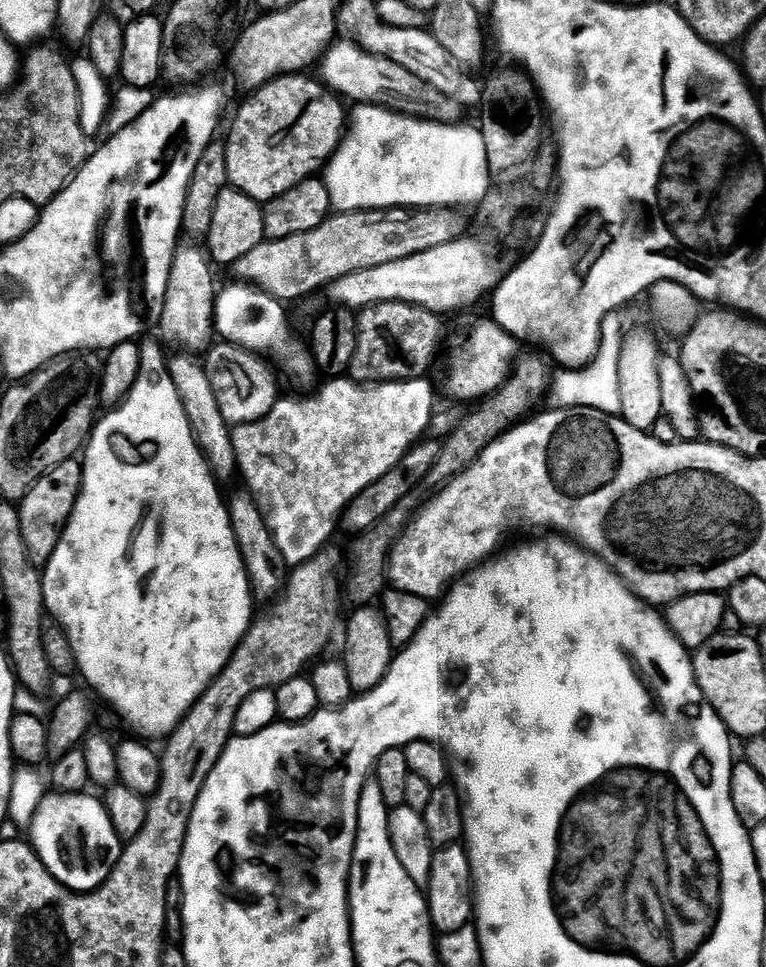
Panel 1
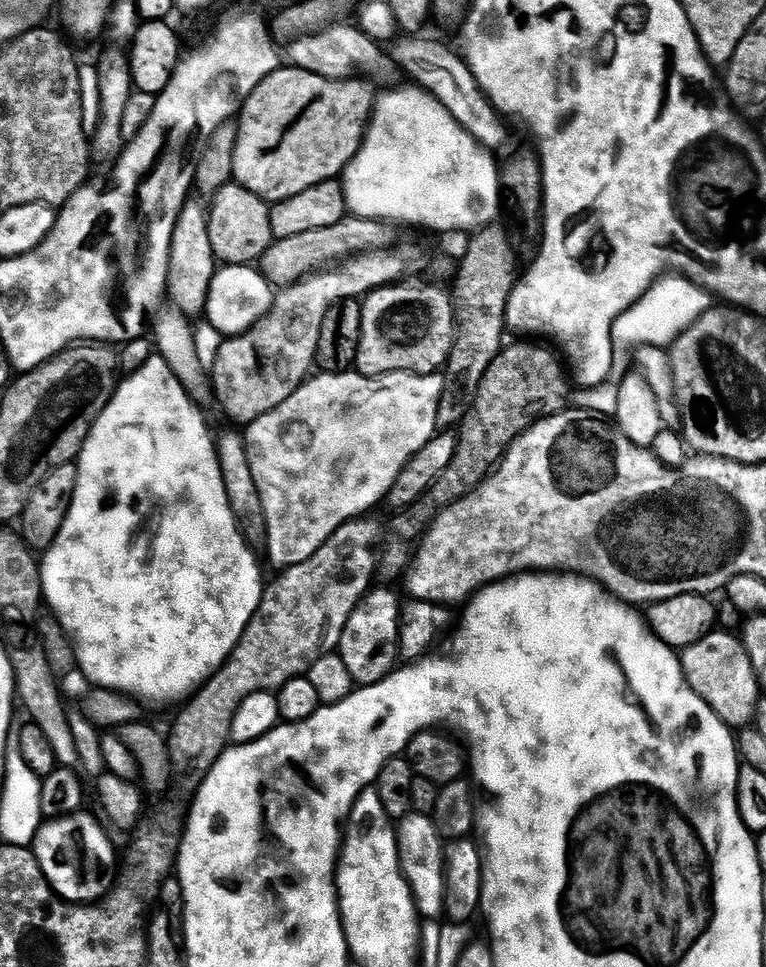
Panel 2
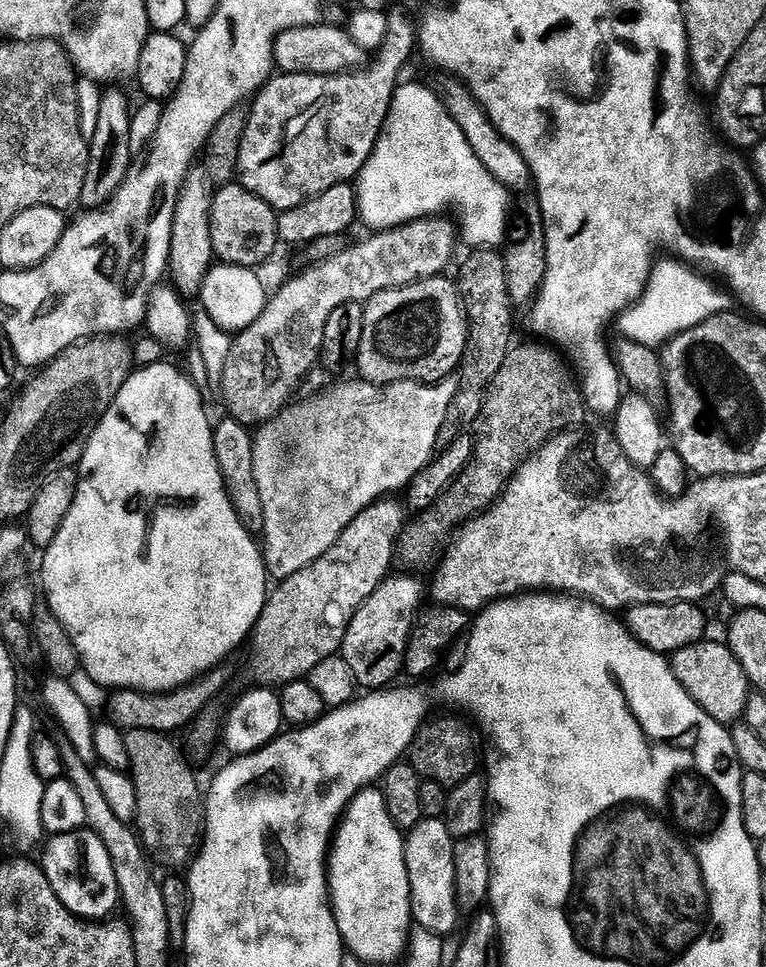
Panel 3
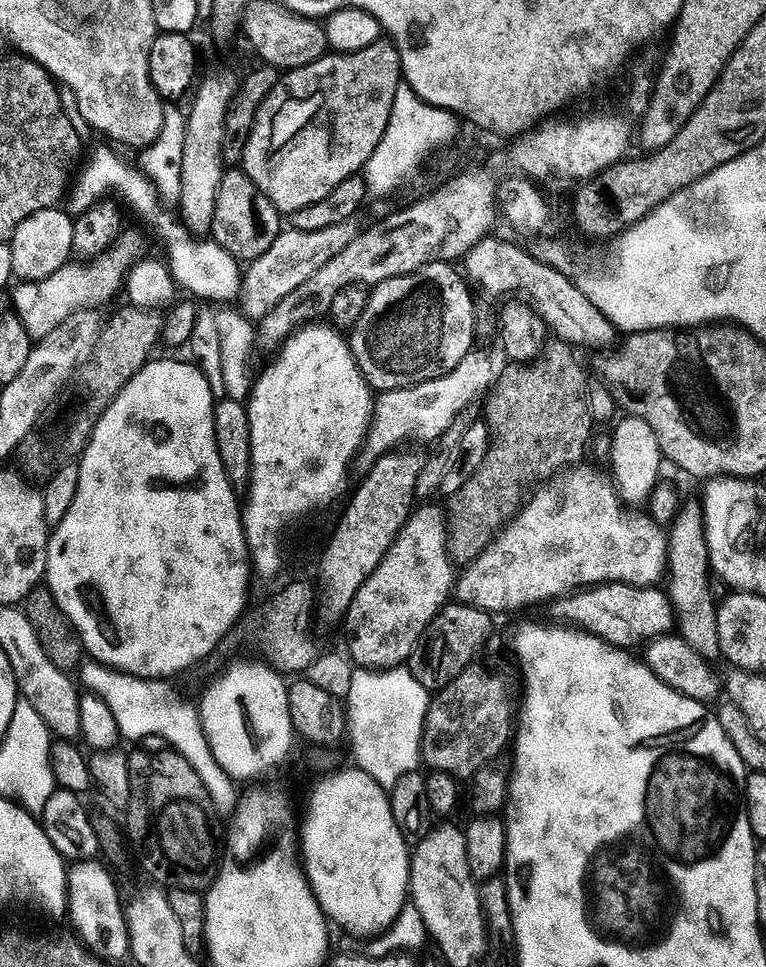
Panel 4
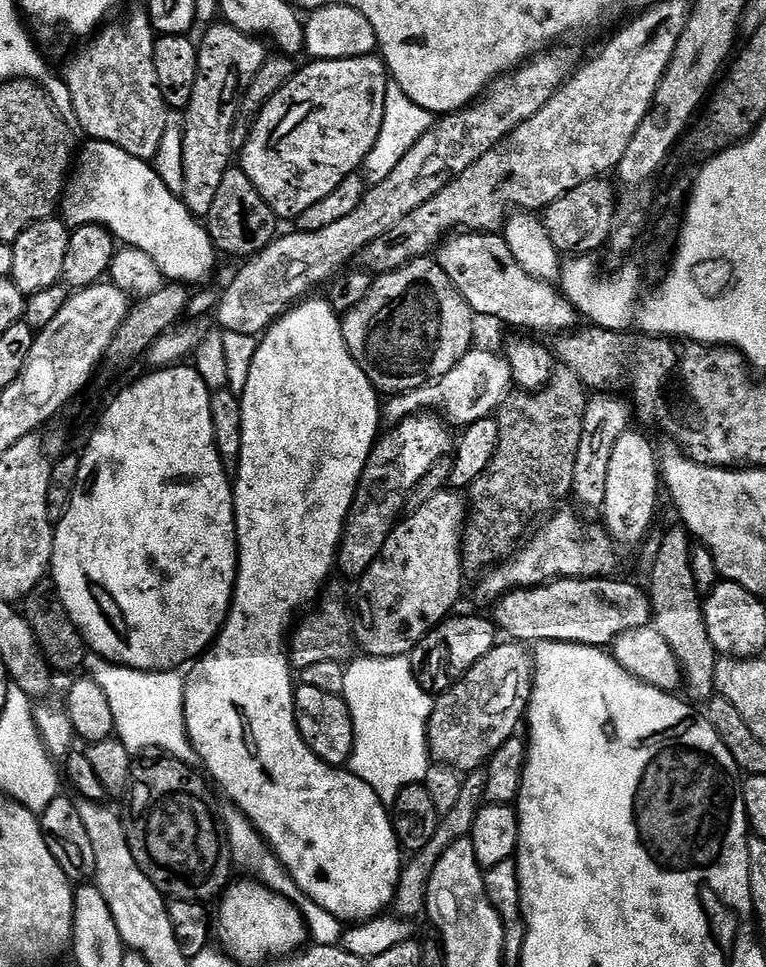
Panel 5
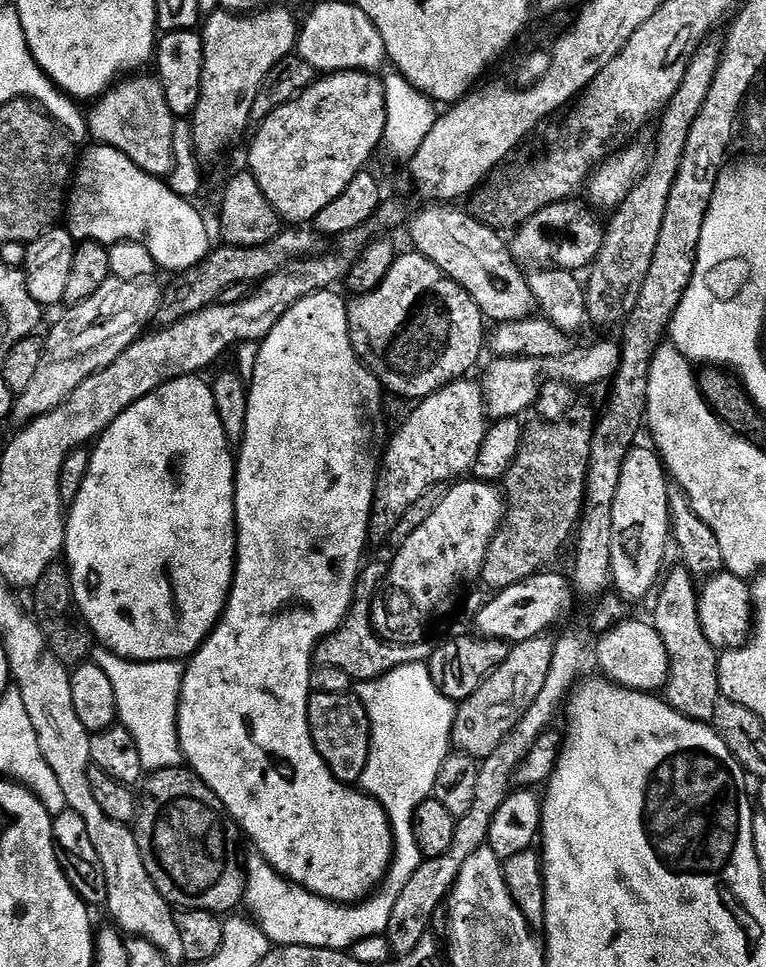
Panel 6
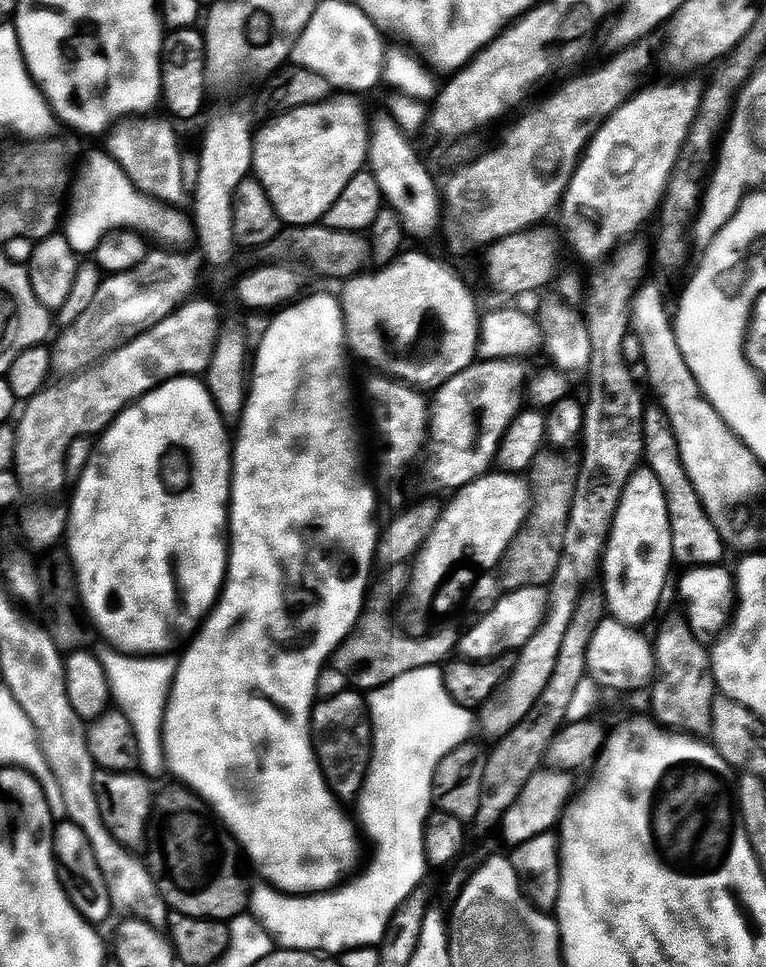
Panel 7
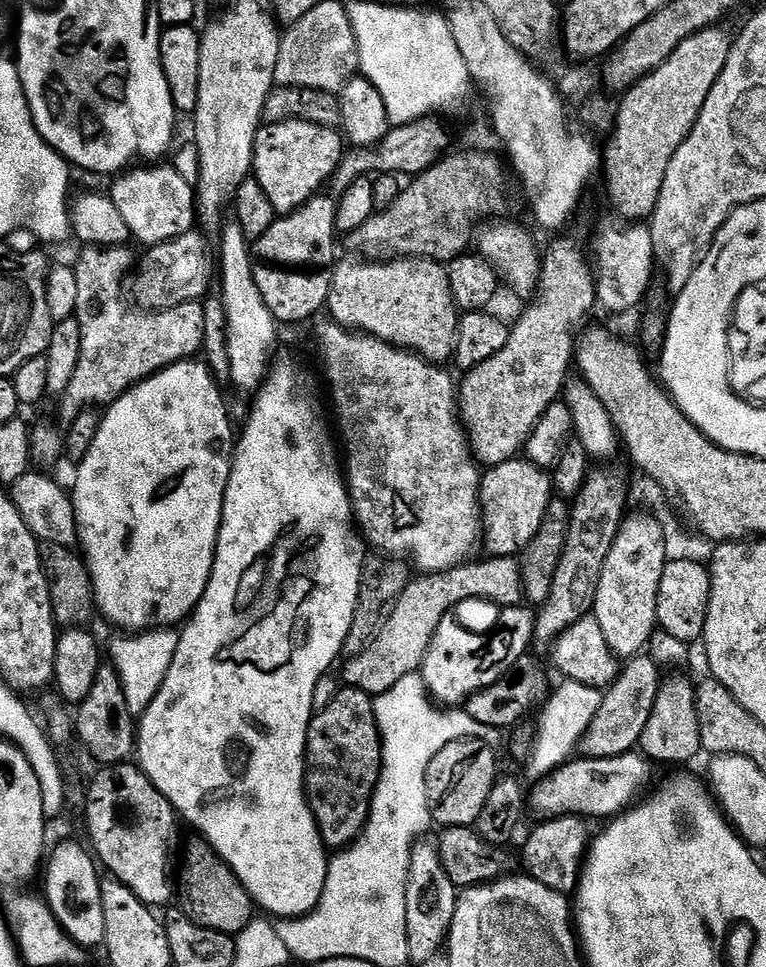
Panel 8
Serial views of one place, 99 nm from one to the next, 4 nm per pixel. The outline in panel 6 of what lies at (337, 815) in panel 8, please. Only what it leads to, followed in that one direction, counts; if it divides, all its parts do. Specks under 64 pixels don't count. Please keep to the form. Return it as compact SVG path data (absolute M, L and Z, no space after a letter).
M312 692L308 698L308 729L314 746L334 778L349 786L362 780L369 750L369 729L356 725L356 712L352 709L352 704L354 706L353 697L343 692Z

